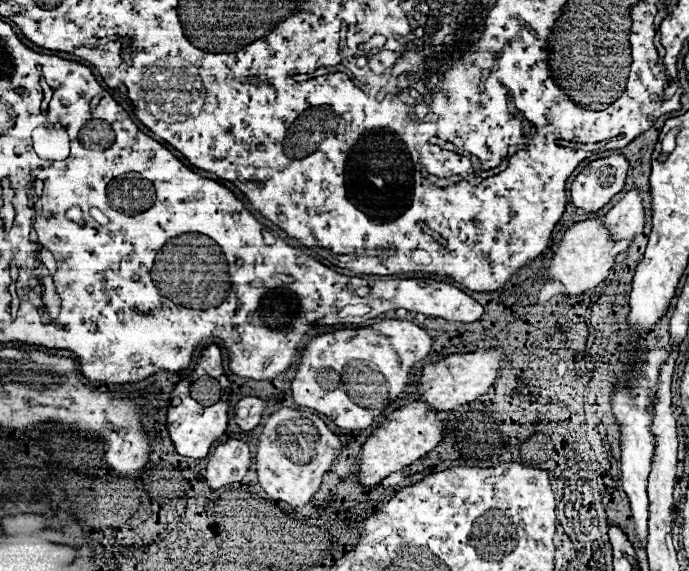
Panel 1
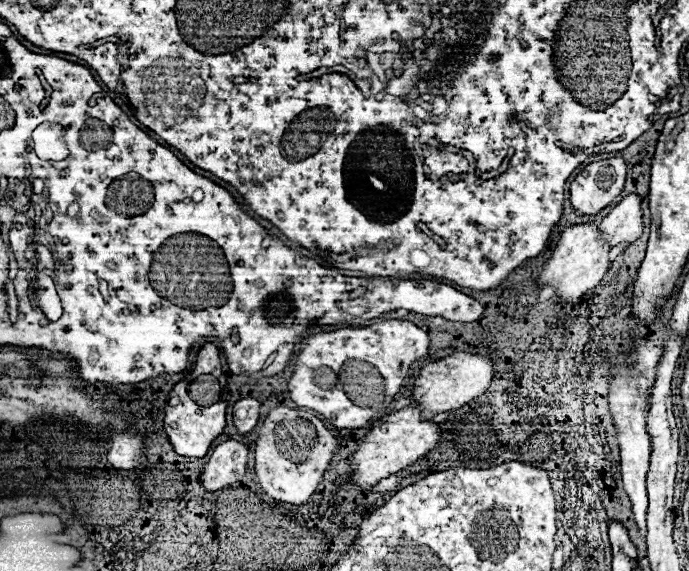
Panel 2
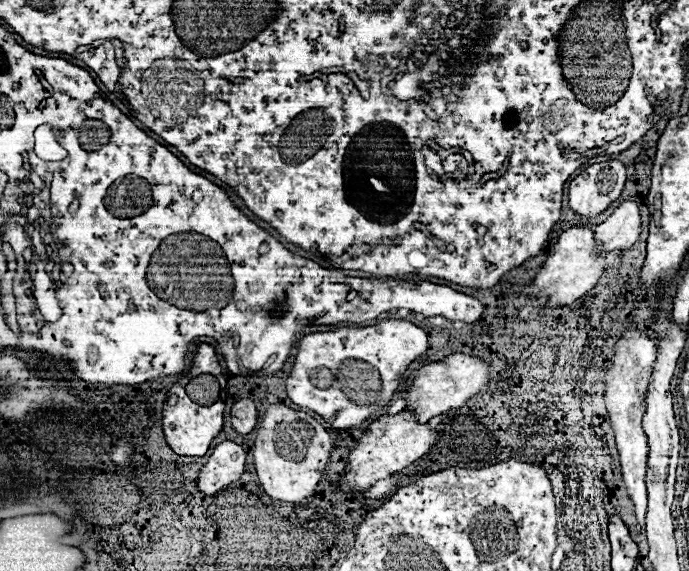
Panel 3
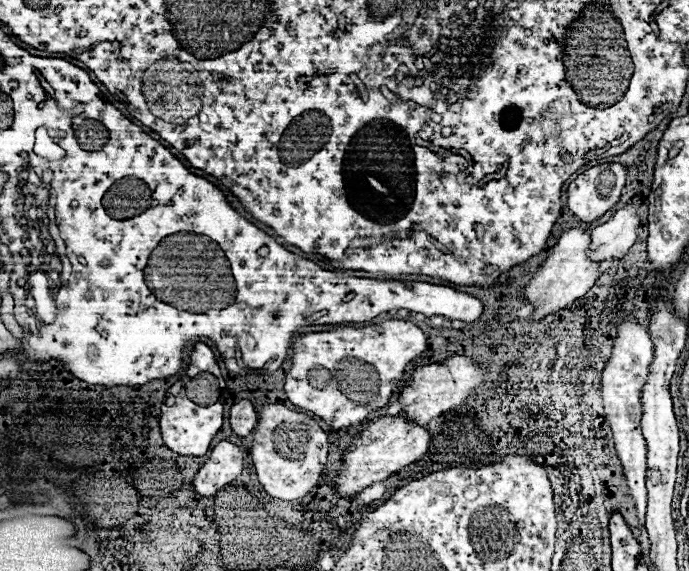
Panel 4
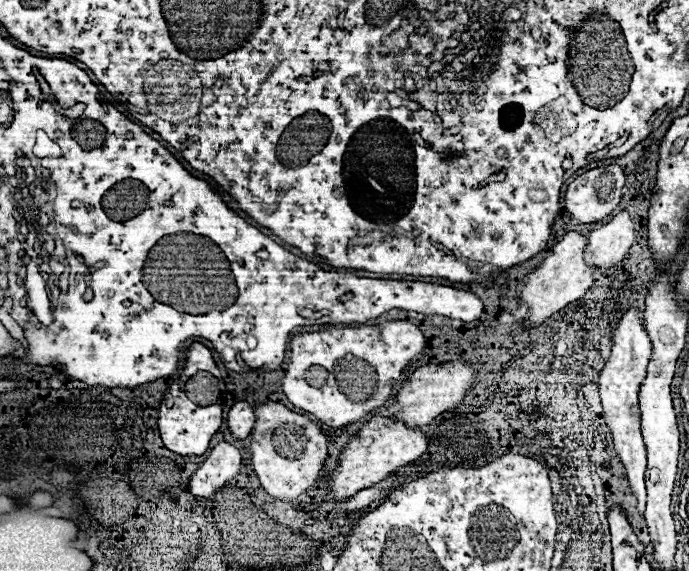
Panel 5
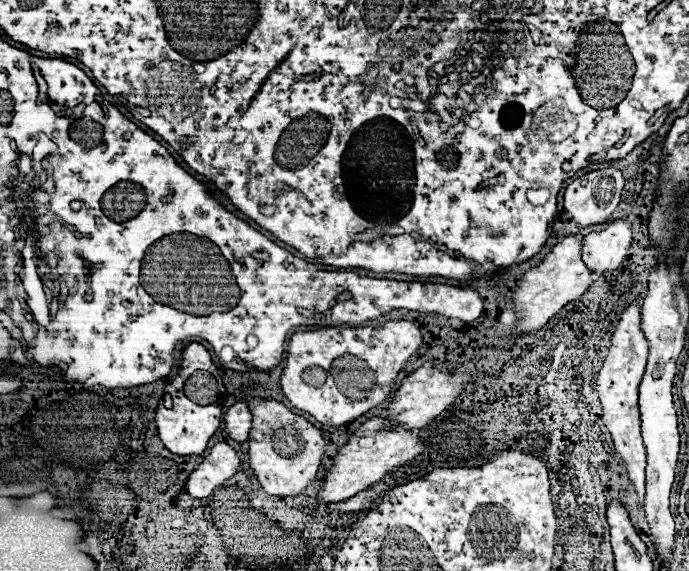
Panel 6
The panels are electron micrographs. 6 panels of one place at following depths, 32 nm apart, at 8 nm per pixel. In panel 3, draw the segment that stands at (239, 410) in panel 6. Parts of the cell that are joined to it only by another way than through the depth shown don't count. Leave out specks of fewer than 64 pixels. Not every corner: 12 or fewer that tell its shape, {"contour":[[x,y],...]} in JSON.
{"contour":[[250,398],[232,406],[232,426],[248,434],[258,424],[258,408]]}

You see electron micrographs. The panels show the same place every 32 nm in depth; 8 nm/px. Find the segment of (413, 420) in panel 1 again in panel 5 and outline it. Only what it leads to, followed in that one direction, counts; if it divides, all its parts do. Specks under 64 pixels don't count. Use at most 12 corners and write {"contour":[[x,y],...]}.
{"contour":[[374,416],[342,450],[328,496],[346,500],[426,452],[420,428]]}

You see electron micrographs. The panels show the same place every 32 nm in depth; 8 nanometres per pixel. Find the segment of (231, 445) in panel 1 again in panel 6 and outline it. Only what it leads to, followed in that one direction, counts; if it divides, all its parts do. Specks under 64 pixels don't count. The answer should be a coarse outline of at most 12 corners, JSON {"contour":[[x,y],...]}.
{"contour":[[218,442],[190,474],[186,492],[208,498],[240,468],[238,452]]}

